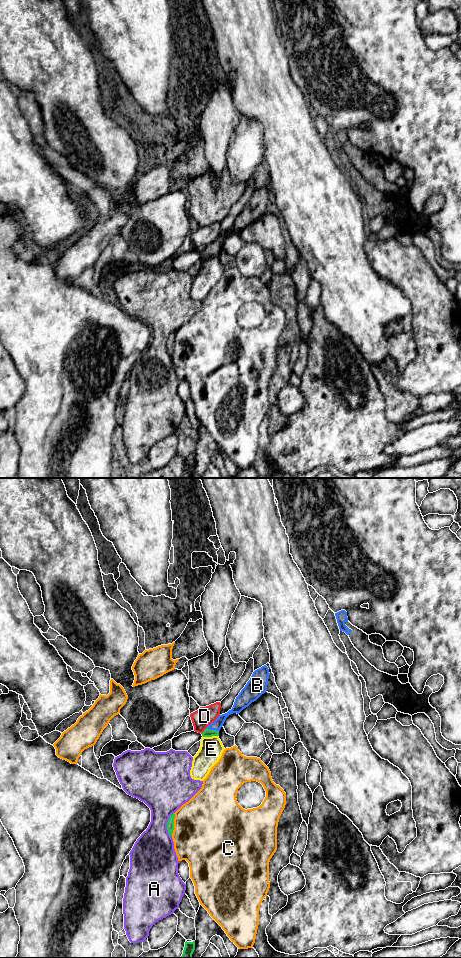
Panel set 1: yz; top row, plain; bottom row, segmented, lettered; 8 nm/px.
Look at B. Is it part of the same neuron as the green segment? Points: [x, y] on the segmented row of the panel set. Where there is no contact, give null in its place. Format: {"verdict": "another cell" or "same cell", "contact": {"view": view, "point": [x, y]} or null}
{"verdict": "same cell", "contact": {"view": "yz", "point": [213, 730]}}

